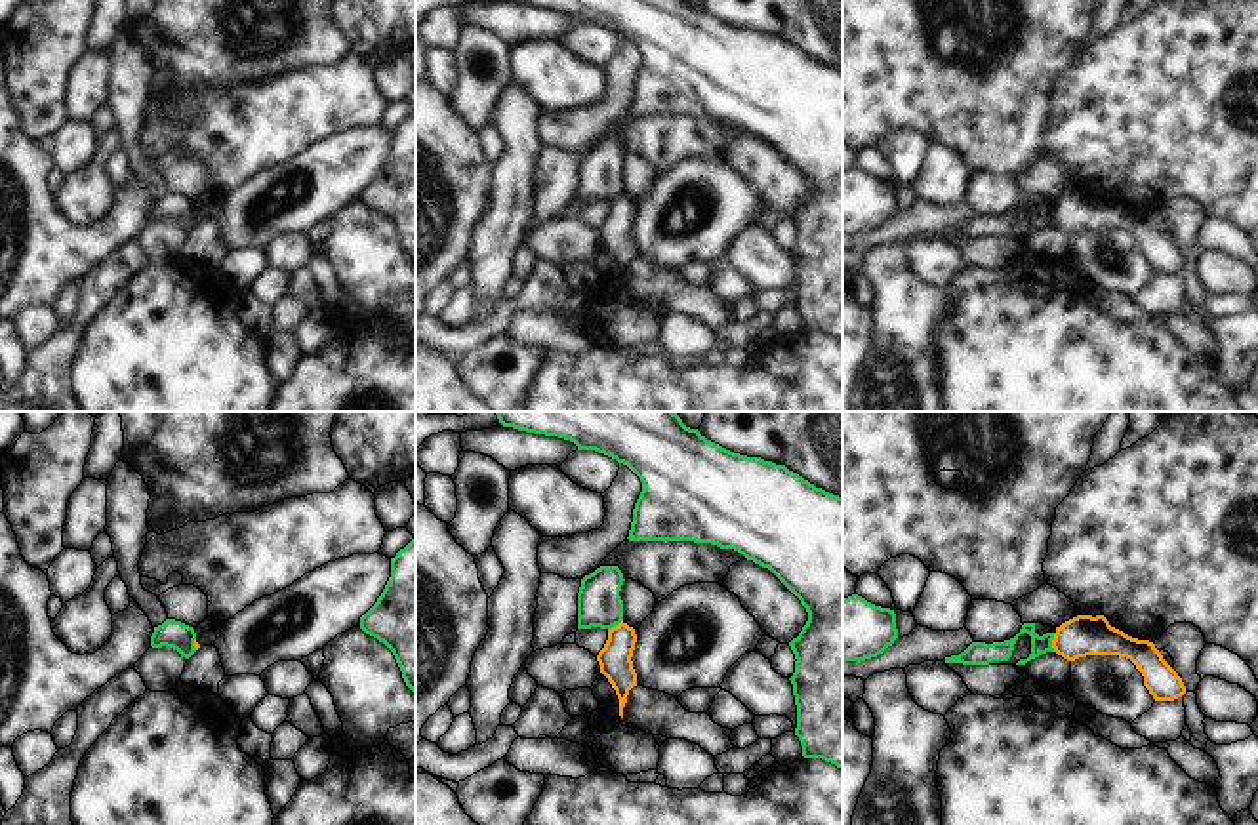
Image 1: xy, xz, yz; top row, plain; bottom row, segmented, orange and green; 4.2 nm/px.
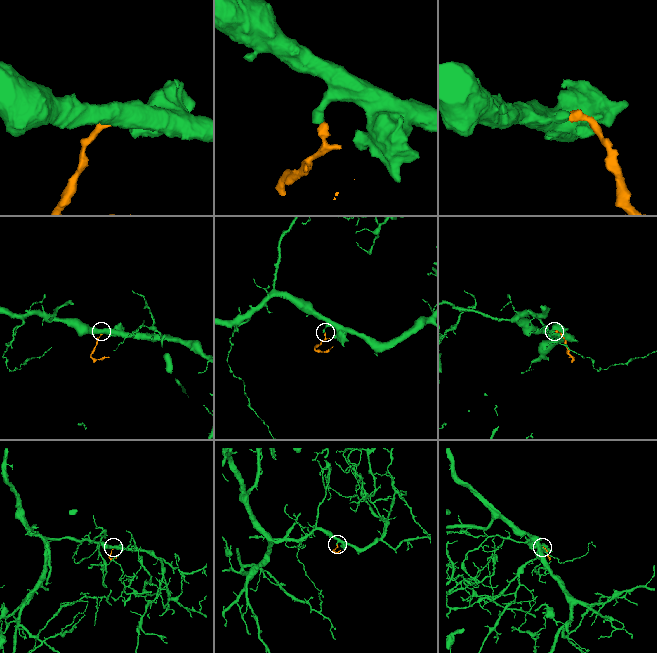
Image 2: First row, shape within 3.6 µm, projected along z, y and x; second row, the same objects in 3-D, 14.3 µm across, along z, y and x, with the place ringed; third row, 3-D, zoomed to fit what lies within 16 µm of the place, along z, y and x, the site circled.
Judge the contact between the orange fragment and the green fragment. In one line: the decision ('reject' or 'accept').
reject

